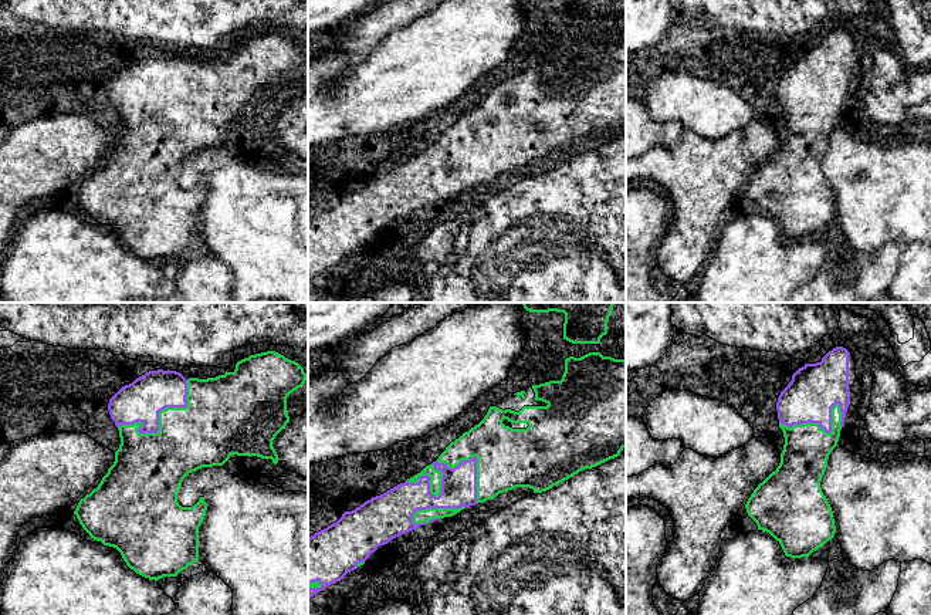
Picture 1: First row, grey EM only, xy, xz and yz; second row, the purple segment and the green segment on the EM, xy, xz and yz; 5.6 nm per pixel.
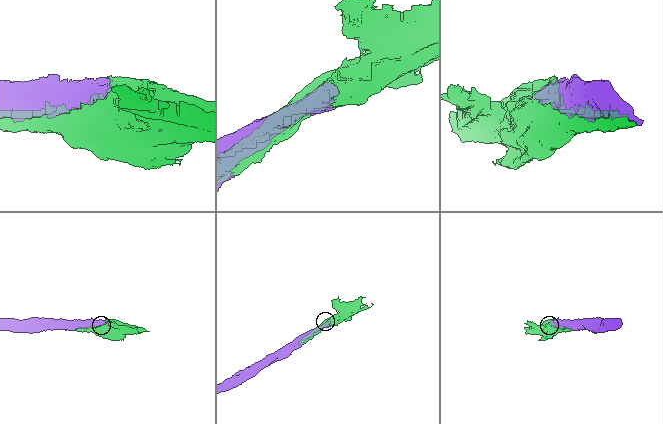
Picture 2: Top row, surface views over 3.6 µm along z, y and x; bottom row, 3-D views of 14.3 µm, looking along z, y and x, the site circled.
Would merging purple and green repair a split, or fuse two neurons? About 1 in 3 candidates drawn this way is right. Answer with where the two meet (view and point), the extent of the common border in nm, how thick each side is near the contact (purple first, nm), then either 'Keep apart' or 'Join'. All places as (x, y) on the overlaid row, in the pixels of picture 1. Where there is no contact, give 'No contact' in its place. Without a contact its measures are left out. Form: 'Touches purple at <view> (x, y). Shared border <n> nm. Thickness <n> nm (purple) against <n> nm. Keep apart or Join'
Touches purple at xy (158, 421). Shared border 480 nm. Thickness 240 nm (purple) against 360 nm. Join

